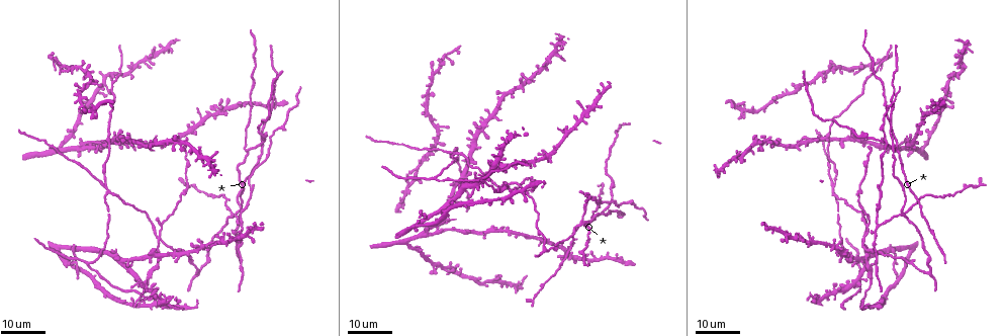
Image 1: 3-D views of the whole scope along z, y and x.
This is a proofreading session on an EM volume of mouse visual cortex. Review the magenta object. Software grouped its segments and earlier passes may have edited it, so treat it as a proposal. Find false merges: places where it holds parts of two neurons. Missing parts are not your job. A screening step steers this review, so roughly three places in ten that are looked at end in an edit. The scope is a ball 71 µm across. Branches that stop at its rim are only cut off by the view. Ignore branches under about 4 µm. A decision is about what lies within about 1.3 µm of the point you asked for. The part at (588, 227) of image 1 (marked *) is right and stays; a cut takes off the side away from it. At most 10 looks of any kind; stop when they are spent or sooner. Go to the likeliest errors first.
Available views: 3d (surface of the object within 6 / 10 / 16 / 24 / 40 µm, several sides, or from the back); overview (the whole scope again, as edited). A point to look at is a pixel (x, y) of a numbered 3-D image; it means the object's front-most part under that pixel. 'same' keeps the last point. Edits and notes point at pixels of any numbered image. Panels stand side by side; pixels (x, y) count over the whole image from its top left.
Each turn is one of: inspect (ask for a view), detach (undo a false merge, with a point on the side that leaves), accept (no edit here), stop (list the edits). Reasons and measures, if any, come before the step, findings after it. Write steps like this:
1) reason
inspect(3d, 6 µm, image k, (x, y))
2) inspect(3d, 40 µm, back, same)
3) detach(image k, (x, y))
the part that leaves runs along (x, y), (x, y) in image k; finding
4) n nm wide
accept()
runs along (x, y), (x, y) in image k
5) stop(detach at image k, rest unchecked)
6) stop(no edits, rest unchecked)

a fork
inspect(3d, 16 µm, image 1, (90, 142))

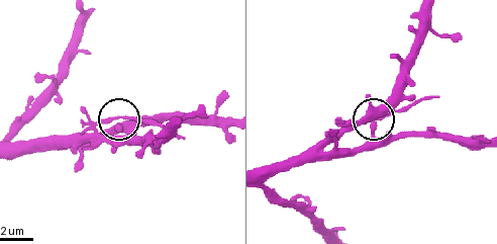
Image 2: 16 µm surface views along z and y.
zoom in
inspect(3d, 6 µm, image 2, (110, 119))

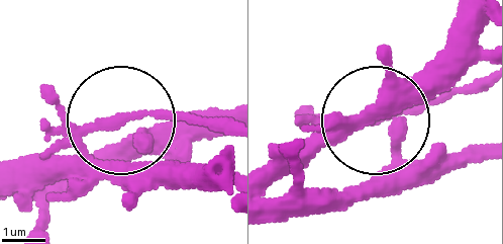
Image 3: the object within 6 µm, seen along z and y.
3 arms
detach(image 3, (139, 112))
the part that leaves runs along (86, 134), (147, 115), (223, 127) in image 3; a second neuron is stuck on

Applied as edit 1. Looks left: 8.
four or more arms meet
inspect(3d, 24 µm, image 1, (580, 221))

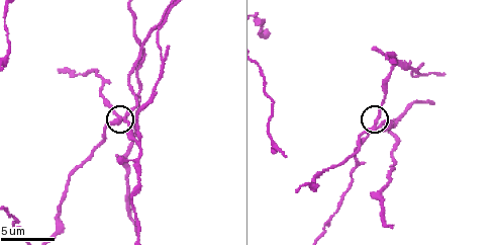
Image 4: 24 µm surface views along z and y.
inspect(3d, 10 µm, image 4, (378, 117))

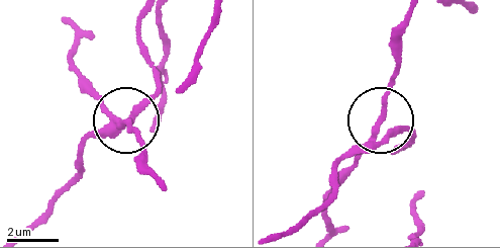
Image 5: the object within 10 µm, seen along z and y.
190 nm wide
accept()
runs along (150, 12), (138, 38), (156, 90), (125, 124), (142, 141) in image 5; one neuron here

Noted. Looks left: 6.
looks like a crossing
inspect(3d, 16 µm, image 1, (159, 236))

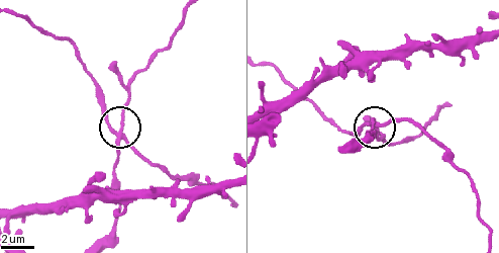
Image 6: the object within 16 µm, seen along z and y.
zoom in
inspect(3d, 6 µm, image 6, (117, 137))

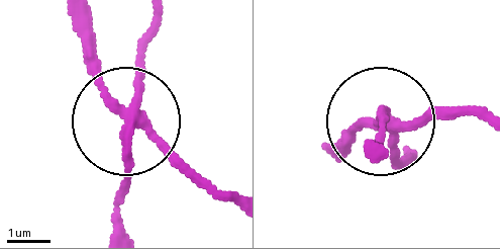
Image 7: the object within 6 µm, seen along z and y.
other side
inspect(3d, 6 µm, back, image 7, (127, 118))

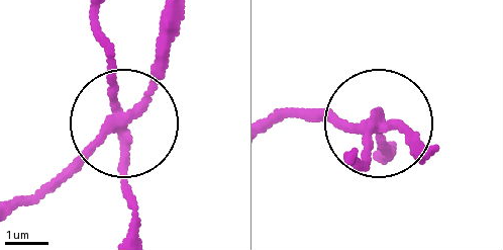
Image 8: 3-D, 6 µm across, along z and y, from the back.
220 nm wide
detach(image 8, (129, 186))
the part that leaves runs along (115, 119), (94, 14) in image 8; two neurons meet here

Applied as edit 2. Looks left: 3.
inspect(overview)

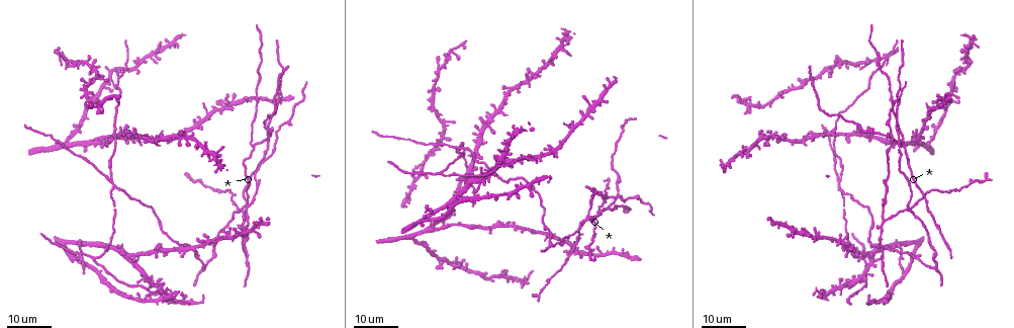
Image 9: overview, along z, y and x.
inspect(3d, 24 µm, image 9, (865, 258))

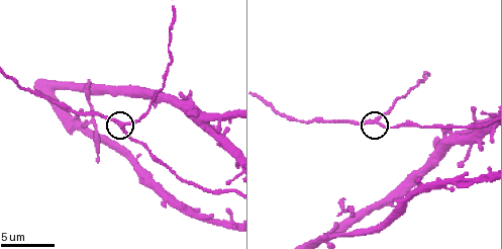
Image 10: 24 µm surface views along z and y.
inspect(3d, 10 µm, image 10, (375, 119))

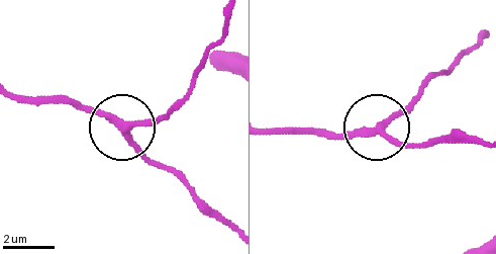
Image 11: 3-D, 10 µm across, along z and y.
accept()
runs along (485, 35), (372, 130), (322, 134) in image 11; one neuron here

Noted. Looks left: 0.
stop(detach at image 3, detach at image 8, rest unchecked)

